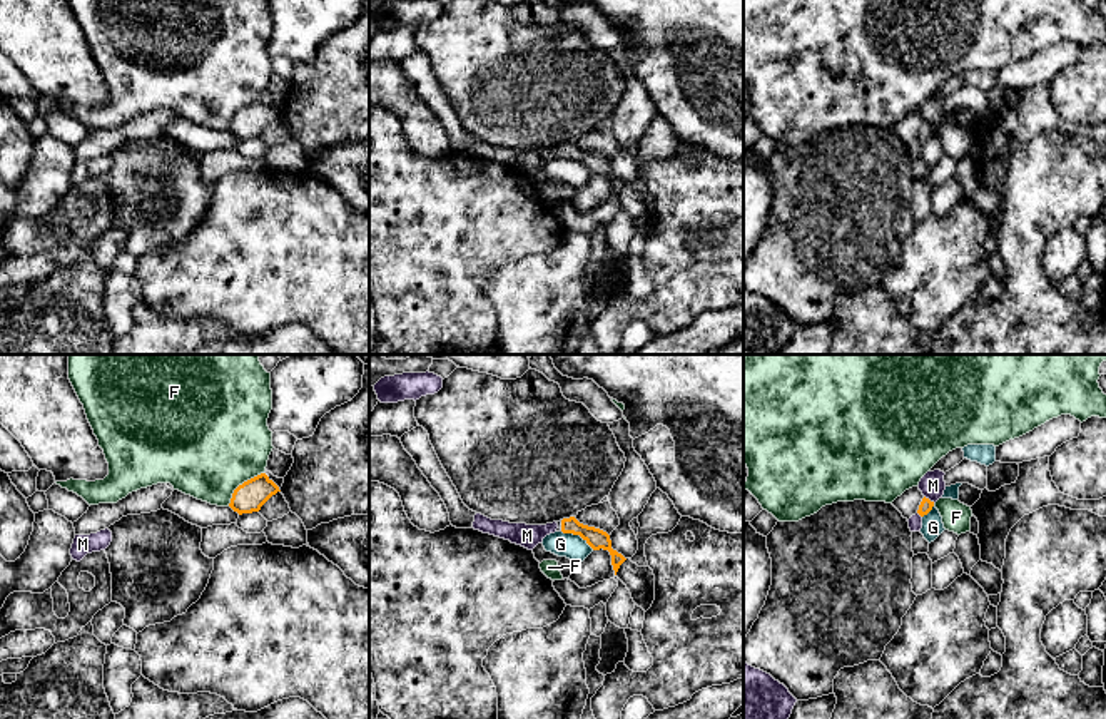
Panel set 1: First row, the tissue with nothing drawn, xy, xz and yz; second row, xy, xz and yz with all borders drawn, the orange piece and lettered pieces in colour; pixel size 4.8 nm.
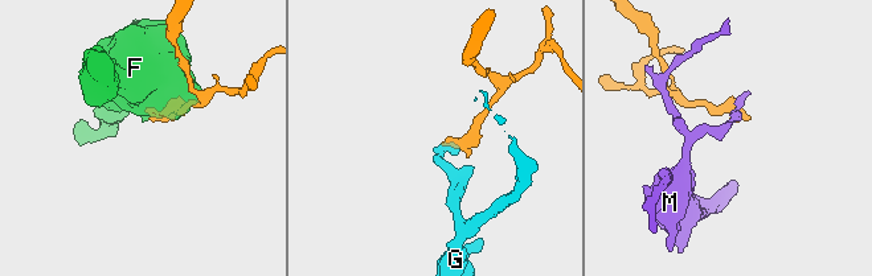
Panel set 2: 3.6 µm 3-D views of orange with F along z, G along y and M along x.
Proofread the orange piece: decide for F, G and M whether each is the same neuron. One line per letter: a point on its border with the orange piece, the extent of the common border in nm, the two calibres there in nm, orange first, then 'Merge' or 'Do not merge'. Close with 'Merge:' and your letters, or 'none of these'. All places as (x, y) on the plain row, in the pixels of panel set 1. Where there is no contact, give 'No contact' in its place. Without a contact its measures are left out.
F: Touches orange at xy (243, 109). Shared border 240 nm. Thickness 150 nm (orange) against 500 nm. Do not merge
G: Touches orange at xz (578, 159). Shared border 180 nm. Thickness 100 nm (orange) against 120 nm. Do not merge
M: Touches orange at yz (928, 124). Shared border 70 nm. Thickness 70 nm (orange) against 120 nm. Do not merge
Merge: none of these

